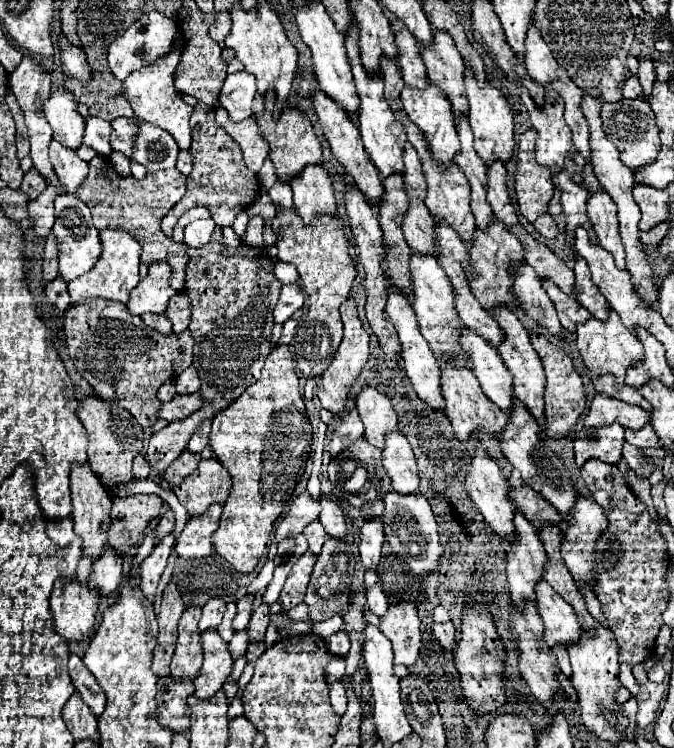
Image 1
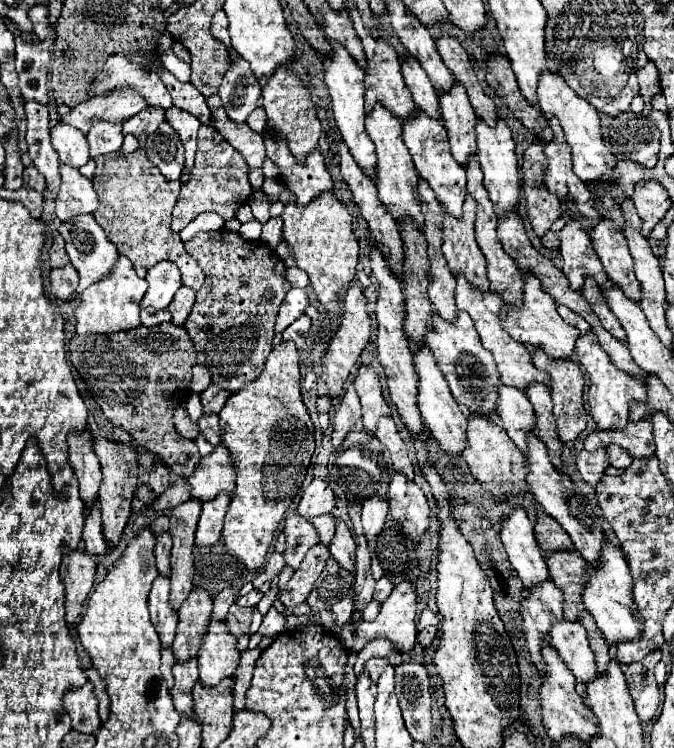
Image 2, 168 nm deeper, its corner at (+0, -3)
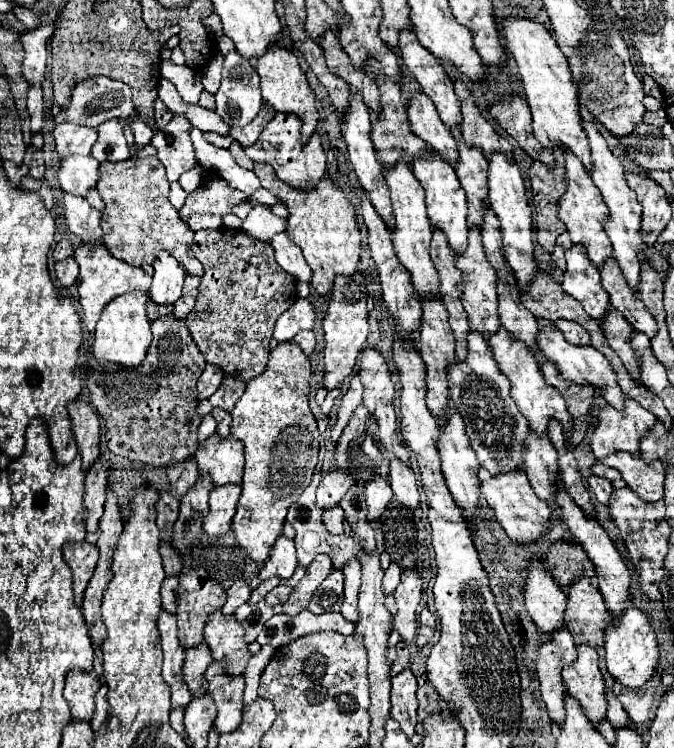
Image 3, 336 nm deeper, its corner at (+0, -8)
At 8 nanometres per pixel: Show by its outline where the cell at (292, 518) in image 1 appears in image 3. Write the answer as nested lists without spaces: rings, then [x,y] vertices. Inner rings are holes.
[[[330,470],[328,474],[324,474],[318,492],[316,492],[316,500],[320,508],[332,508],[340,502],[340,498],[348,492],[350,486],[358,484],[356,476],[346,472],[346,470]]]

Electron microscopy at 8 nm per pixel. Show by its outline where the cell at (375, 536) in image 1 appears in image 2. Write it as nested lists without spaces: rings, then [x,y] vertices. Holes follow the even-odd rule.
[[[372,495],[362,503],[362,527],[368,543],[376,541],[378,533],[384,527],[386,515],[388,515],[388,501],[382,499],[380,495]]]

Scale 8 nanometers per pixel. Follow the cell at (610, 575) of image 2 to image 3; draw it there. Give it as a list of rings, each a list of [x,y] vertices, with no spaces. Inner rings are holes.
[[[628,600],[628,608],[620,618],[614,618],[612,626],[606,630],[606,664],[608,672],[622,682],[630,690],[642,688],[642,684],[648,684],[650,678],[656,672],[658,666],[658,644],[656,644],[656,634],[648,622],[648,618]]]

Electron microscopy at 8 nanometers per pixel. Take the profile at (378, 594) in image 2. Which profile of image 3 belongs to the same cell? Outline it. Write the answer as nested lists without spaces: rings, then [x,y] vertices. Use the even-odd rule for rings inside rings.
[[[392,562],[392,564],[388,566],[388,570],[386,570],[386,574],[384,574],[384,582],[382,582],[386,594],[392,594],[392,592],[396,590],[396,586],[400,584],[400,574],[402,574],[402,568],[400,568],[396,562]]]

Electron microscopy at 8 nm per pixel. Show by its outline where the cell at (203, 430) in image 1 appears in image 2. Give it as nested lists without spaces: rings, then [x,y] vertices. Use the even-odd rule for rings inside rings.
[[[202,415],[198,421],[200,435],[206,437],[210,445],[220,445],[220,427],[218,427],[218,415]]]

